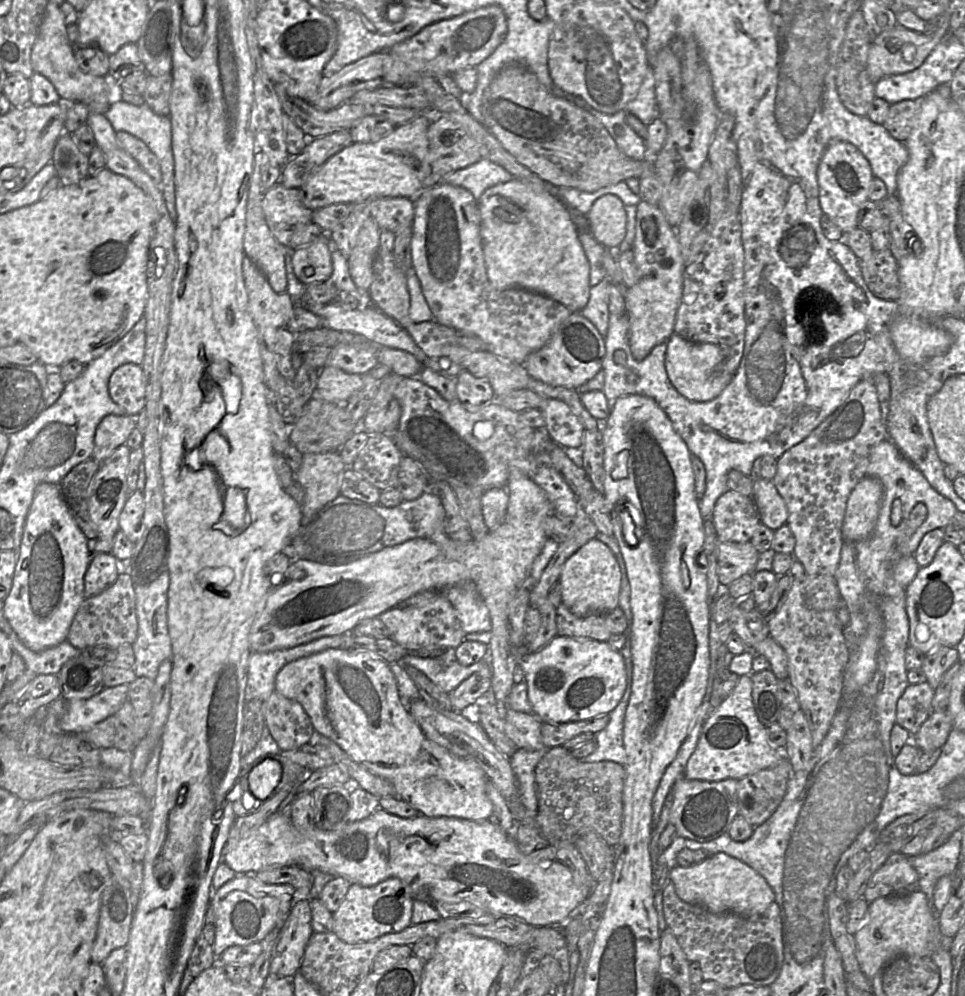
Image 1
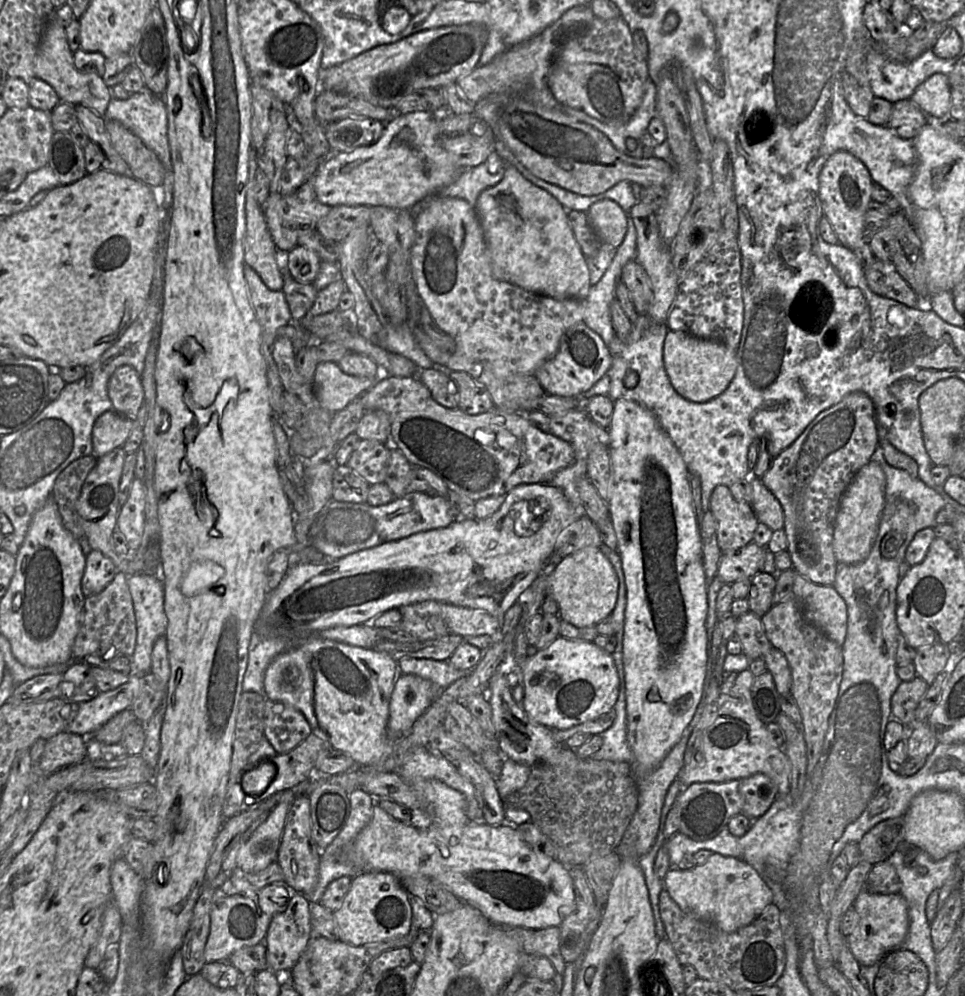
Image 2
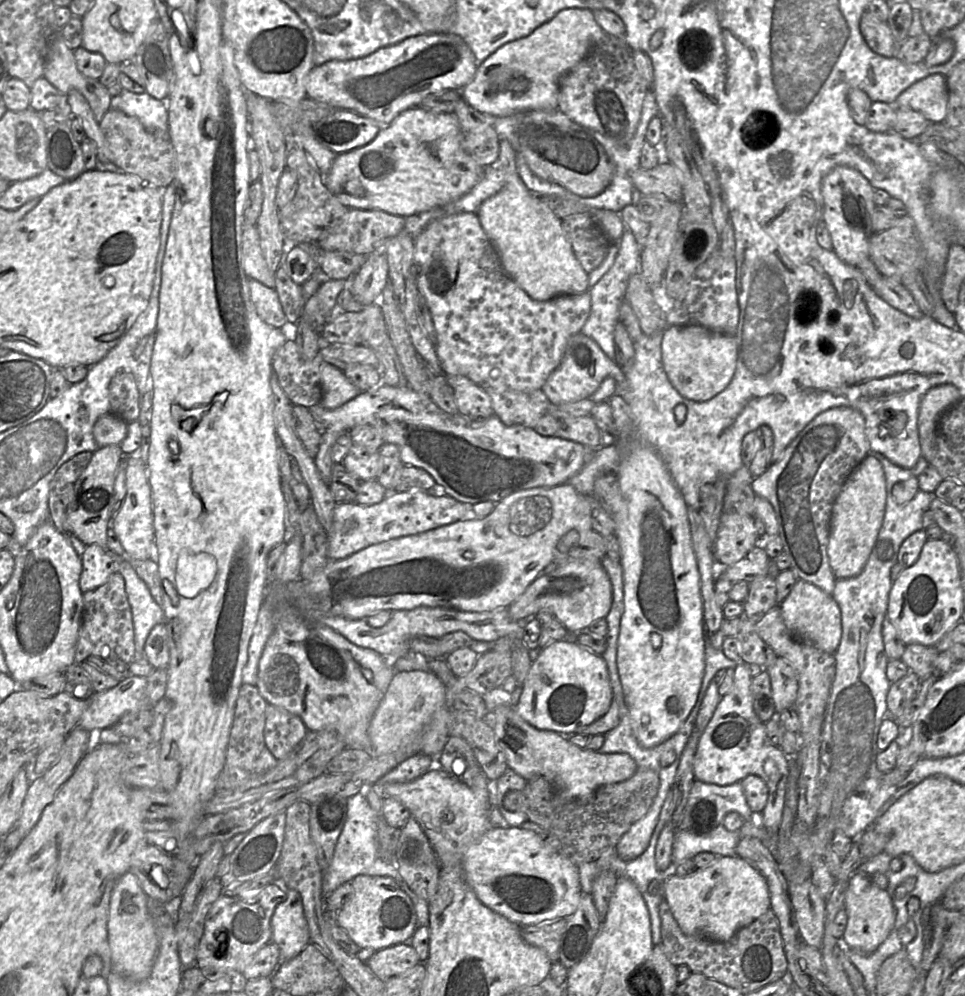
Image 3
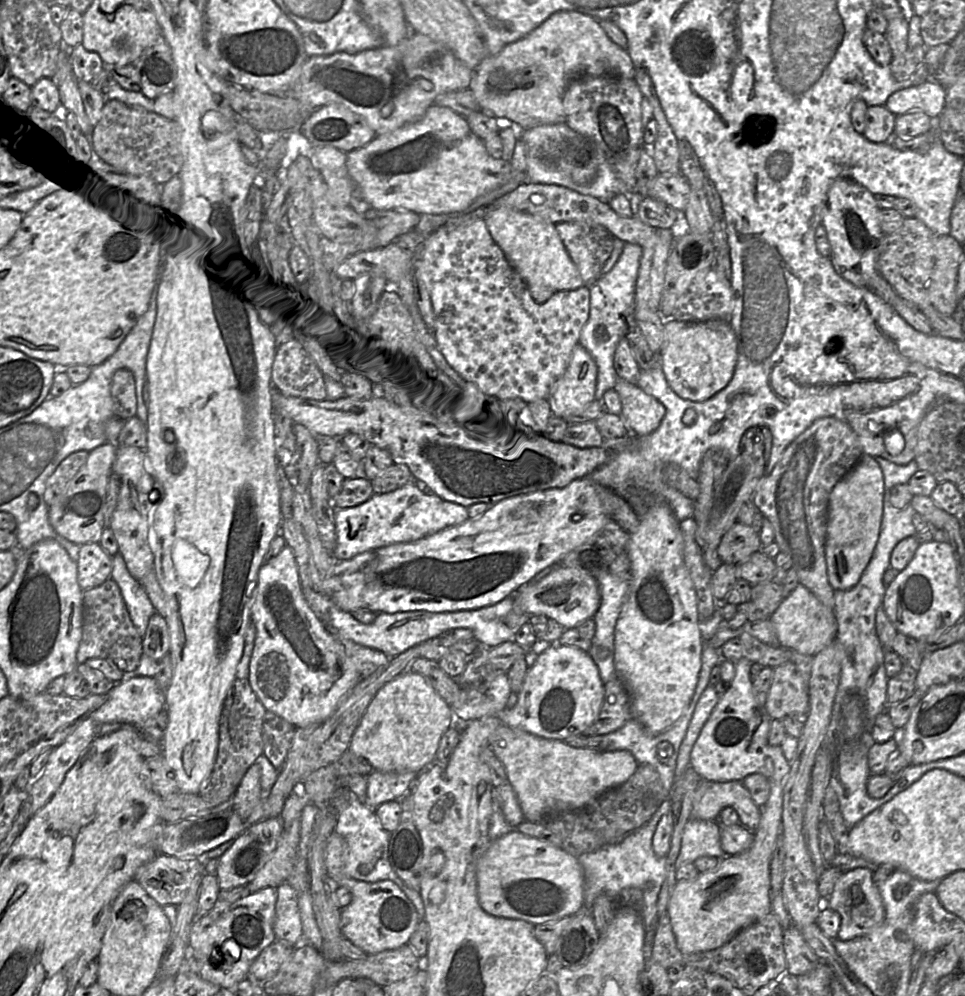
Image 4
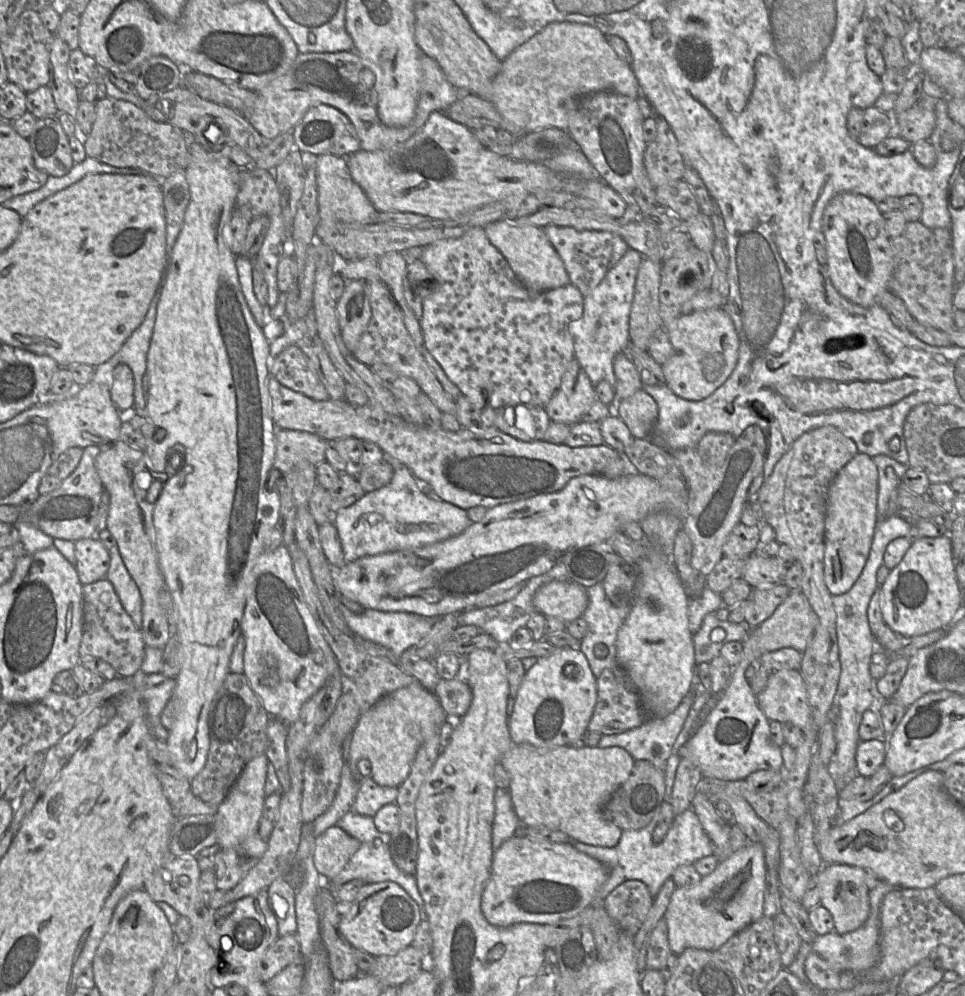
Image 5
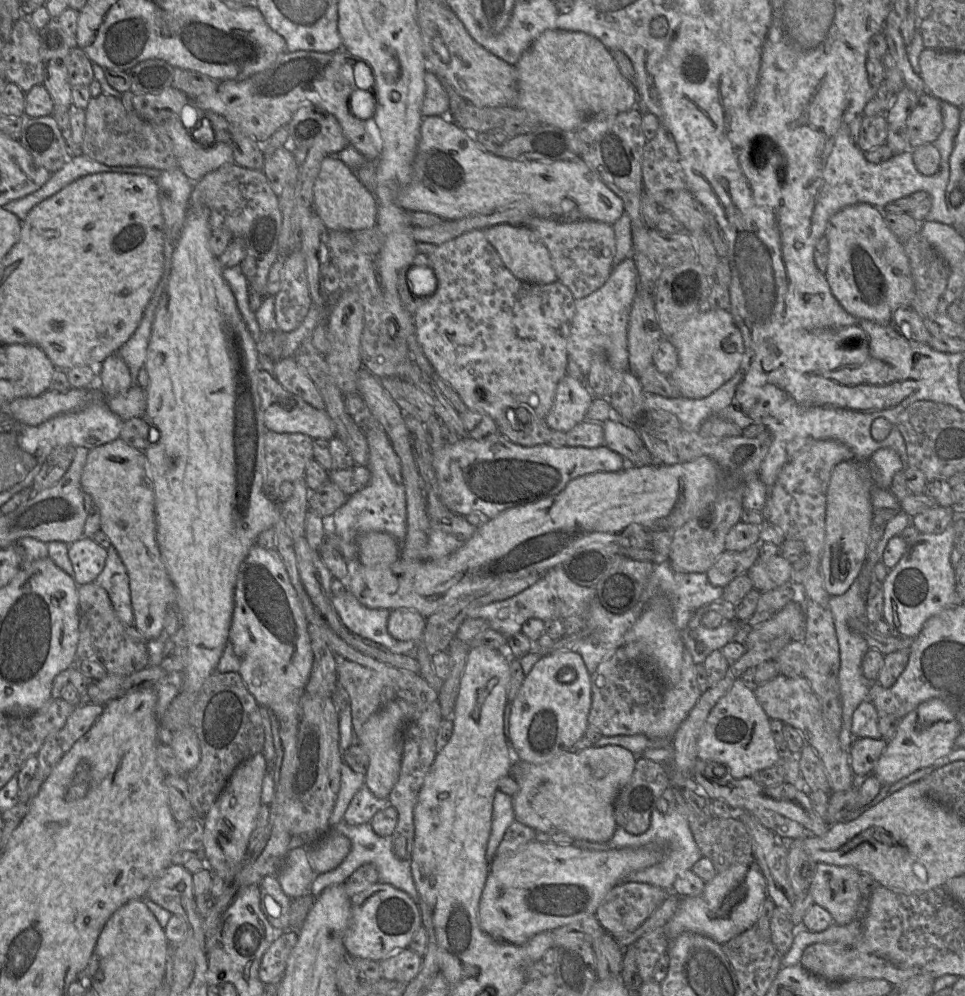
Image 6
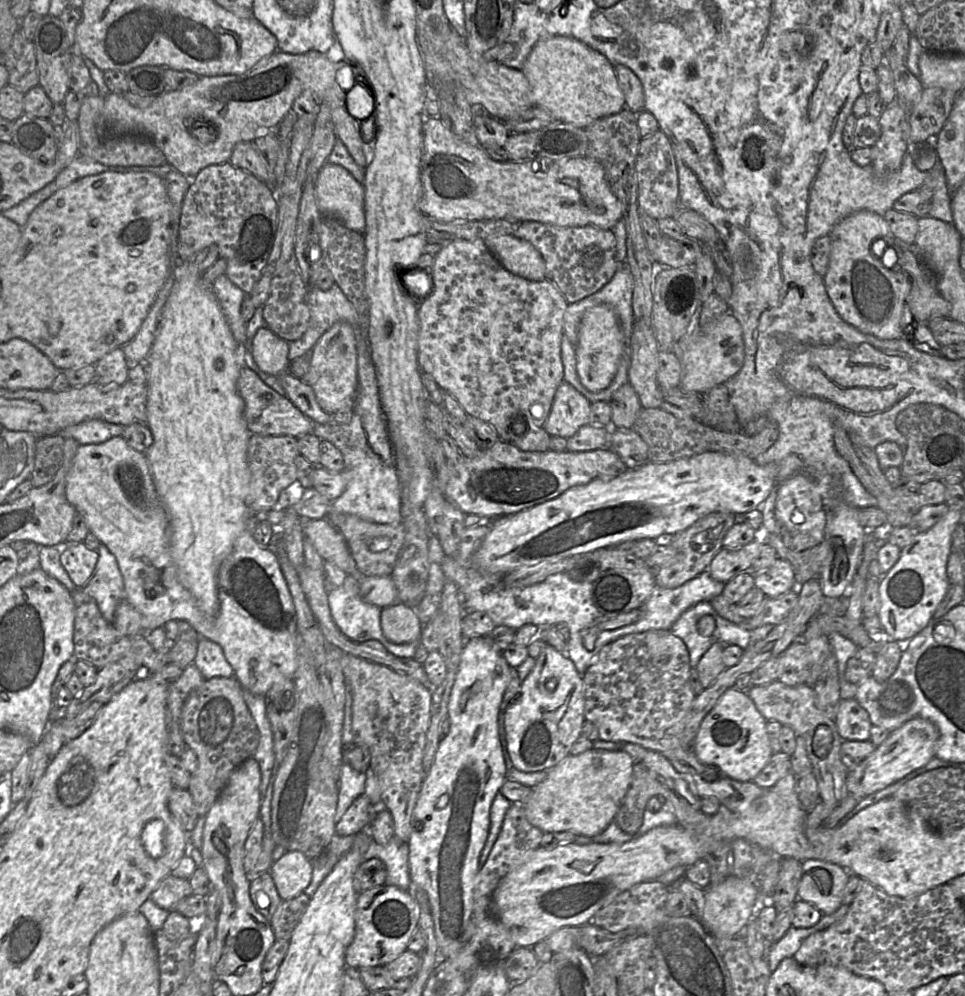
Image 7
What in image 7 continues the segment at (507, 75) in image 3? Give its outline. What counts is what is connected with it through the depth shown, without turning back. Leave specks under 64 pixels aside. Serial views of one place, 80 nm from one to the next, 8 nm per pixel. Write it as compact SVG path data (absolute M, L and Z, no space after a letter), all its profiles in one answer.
M557 35L541 39L521 71L529 81L532 104L545 107L556 121L585 128L626 108L615 66L605 55L576 38Z

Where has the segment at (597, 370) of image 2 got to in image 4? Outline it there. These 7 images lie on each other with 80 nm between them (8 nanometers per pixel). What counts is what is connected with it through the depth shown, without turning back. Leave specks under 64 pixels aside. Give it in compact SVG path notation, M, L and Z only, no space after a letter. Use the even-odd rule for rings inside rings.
M577 343L564 374L550 390L547 401L552 415L563 419L582 411L595 400L596 383L597 365ZM617 378L614 389L620 397L621 416L628 433L646 436L658 428L665 415L665 408L655 397L621 378Z

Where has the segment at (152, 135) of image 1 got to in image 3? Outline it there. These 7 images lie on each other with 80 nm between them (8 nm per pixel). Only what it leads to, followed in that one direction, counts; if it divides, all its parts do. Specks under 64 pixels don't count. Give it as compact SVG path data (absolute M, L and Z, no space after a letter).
M123 88L120 94L111 97L110 109L136 117L147 130L156 135L167 135L166 101L158 100L147 92L134 93Z

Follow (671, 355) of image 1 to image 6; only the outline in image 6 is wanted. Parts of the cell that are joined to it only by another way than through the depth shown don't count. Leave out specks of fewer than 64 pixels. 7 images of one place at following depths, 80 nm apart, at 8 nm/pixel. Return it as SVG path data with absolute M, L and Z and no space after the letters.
M704 308L685 321L669 339L678 354L678 365L668 376L679 395L688 399L710 396L738 371L745 347L742 333L728 310Z

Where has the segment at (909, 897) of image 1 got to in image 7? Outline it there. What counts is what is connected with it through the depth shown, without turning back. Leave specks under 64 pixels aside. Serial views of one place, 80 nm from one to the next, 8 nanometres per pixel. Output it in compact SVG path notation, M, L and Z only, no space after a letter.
M818 859L802 862L797 897L814 905L823 915L835 913L842 905L844 889L851 874L845 868Z

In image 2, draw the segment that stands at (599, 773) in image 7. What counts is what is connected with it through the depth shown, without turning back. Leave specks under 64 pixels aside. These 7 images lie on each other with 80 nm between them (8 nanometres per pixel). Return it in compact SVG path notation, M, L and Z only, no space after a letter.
M512 650L511 654L505 654L503 661L499 664L489 682L492 721L496 731L498 747L505 758L510 758L531 767L539 762L559 764L565 768L578 771L581 775L588 775L590 772L596 773L606 769L631 773L632 767L626 762L595 760L592 757L580 758L575 750L557 743L553 737L553 729L534 722L521 705L514 701L512 688L507 680L507 675L514 668L516 668L516 664Z

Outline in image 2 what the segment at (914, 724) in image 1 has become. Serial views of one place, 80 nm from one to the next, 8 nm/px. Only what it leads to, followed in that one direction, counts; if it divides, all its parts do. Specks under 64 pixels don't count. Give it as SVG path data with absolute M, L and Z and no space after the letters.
M918 676L911 681L901 682L891 698L891 719L904 726L912 726L915 722L915 711L927 689L928 684Z

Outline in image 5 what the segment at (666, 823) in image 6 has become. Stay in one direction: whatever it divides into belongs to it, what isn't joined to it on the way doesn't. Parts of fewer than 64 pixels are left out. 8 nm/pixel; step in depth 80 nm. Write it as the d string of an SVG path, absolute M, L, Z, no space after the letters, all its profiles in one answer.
M691 809L675 816L664 840L660 844L654 844L652 833L659 821L660 811L658 810L646 827L639 830L622 830L621 838L614 847L572 842L578 851L598 860L608 870L607 879L598 893L594 906L601 905L609 893L623 882L629 880L638 880L644 883L651 896L655 899L664 882L672 877L679 866L693 865L699 859L713 855L715 845L703 829L697 815Z

